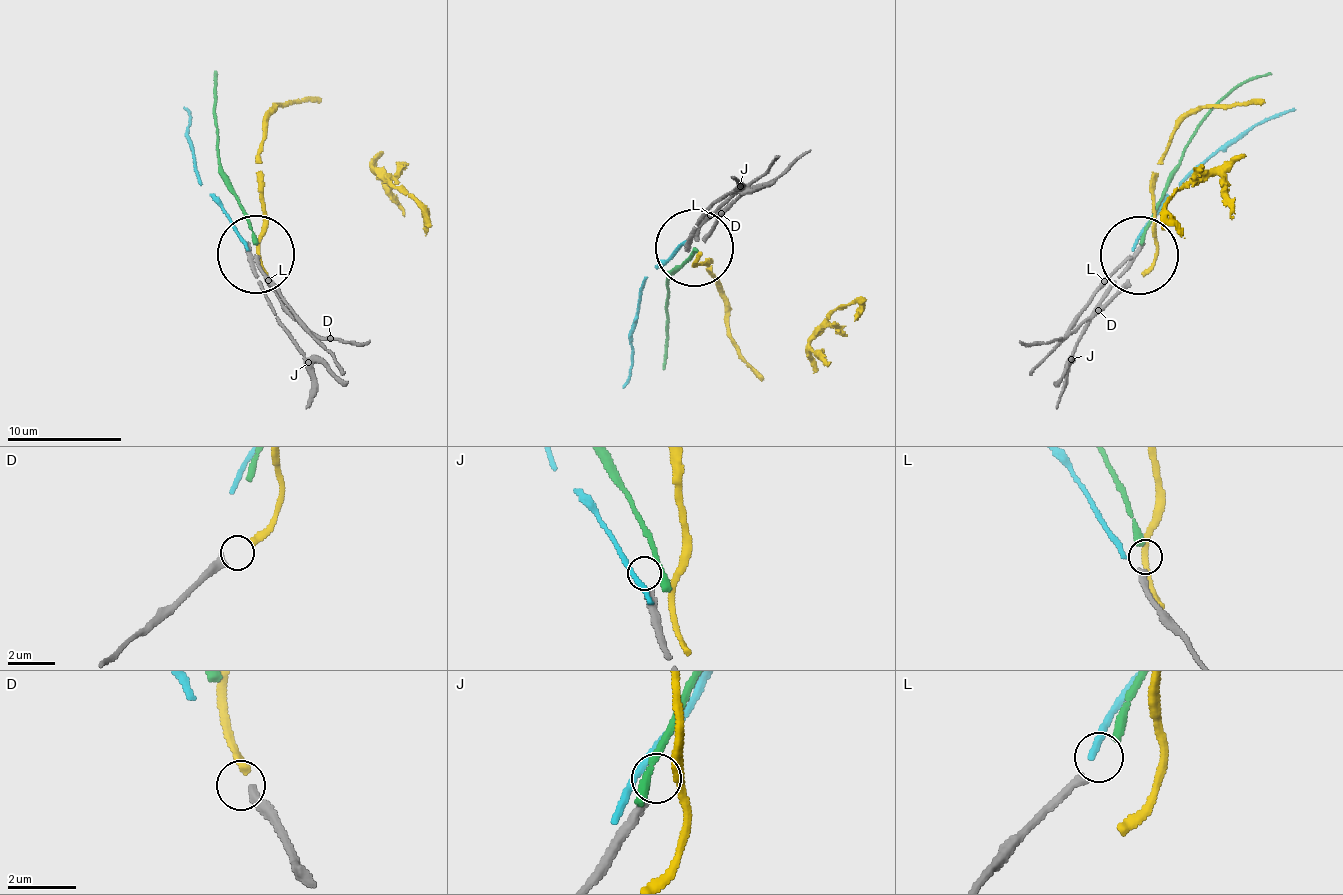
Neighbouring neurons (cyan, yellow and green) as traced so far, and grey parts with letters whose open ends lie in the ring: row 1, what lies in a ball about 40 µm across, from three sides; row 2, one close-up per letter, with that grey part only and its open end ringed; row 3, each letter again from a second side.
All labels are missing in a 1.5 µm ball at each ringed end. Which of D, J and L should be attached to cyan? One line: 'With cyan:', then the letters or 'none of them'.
With cyan: none of them

